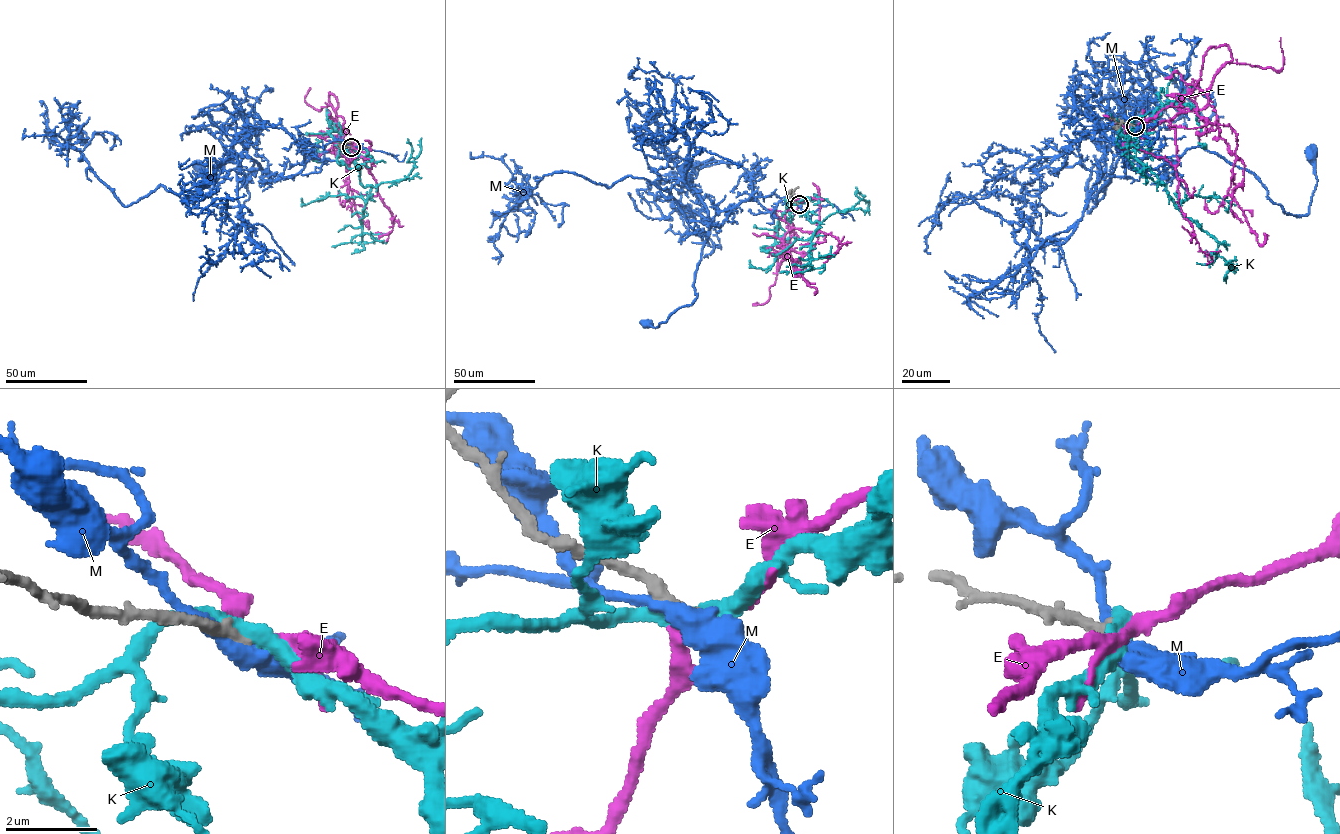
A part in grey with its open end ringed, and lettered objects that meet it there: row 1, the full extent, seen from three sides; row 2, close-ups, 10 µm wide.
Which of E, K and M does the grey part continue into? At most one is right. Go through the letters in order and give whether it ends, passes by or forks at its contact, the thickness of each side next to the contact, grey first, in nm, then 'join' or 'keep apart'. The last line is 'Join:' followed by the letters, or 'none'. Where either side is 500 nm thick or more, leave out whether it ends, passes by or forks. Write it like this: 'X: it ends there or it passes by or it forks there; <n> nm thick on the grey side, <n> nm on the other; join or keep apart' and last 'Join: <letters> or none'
E: it passes by; 240 nm thick on the grey side, 260 nm on the other; keep apart
K: it passes by; 280 nm thick on the grey side, 320 nm on the other; keep apart
M: it passes by; 300 nm thick on the grey side, 340 nm on the other; keep apart
Join: none

